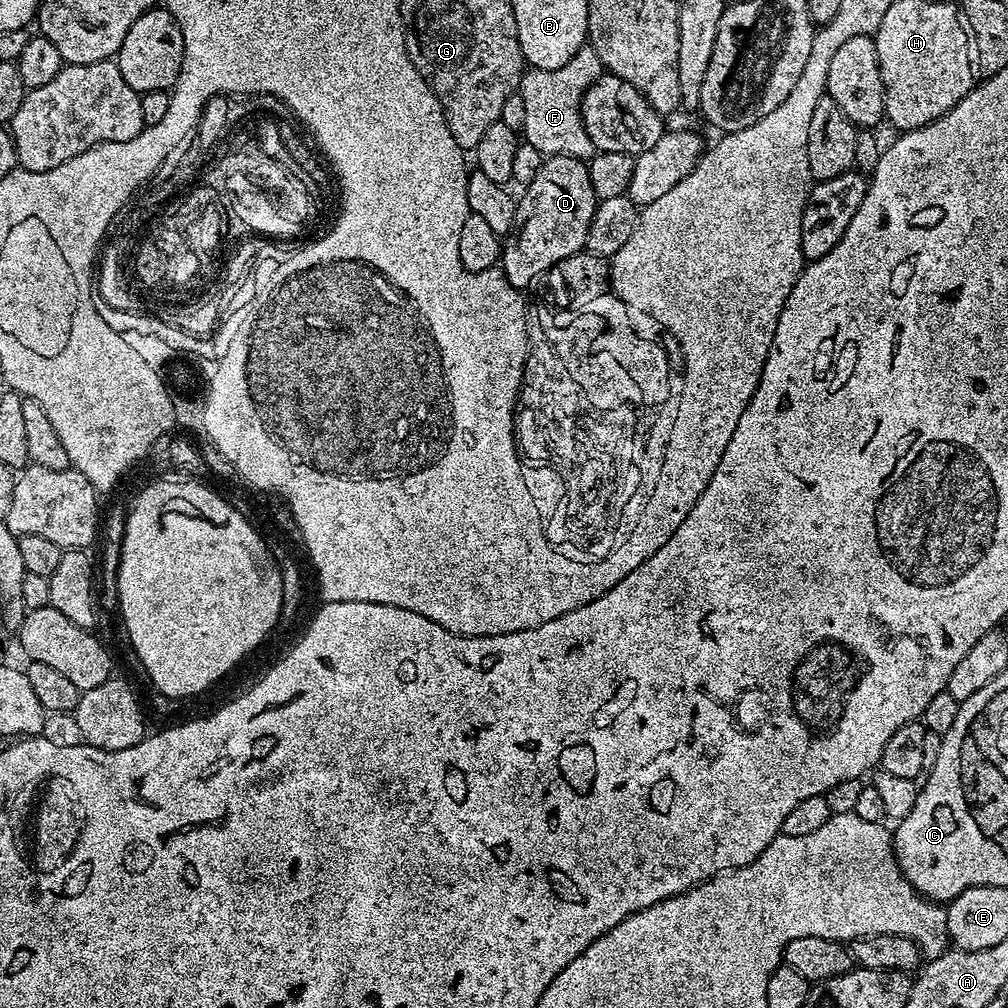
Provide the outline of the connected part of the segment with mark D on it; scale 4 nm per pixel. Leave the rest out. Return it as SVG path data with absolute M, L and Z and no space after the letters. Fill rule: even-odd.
M550 156L532 176L528 189L516 202L514 226L503 237L498 267L510 286L528 290L532 280L543 277L562 258L585 251L586 234L597 206L585 161L573 156Z

